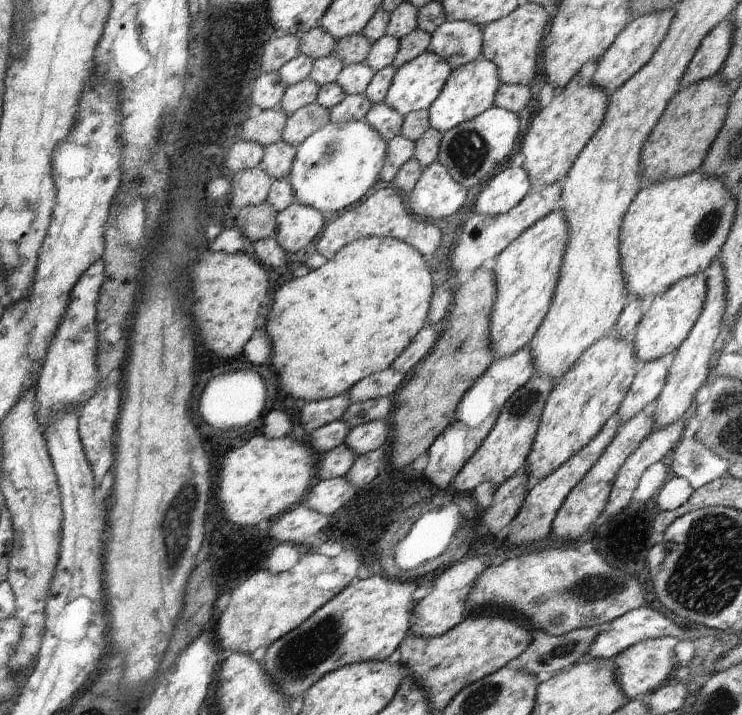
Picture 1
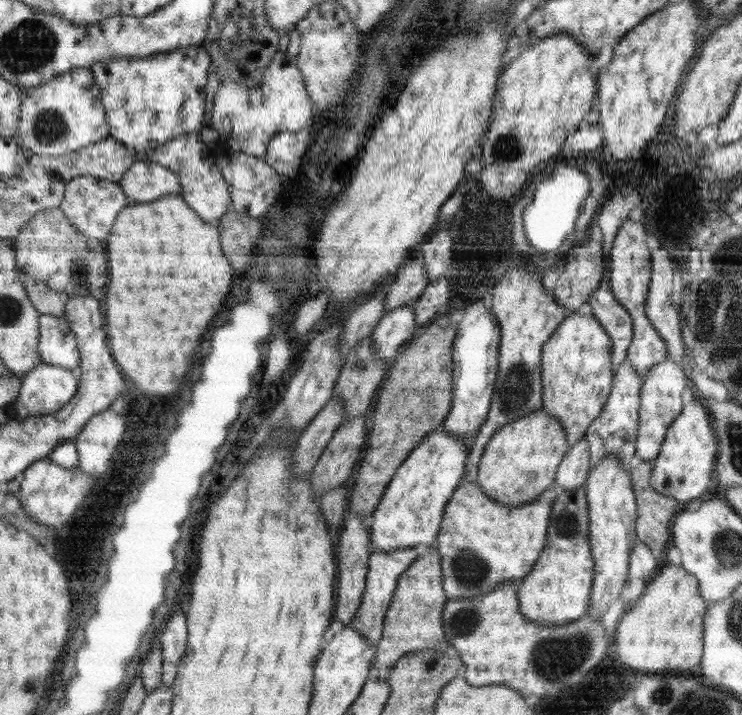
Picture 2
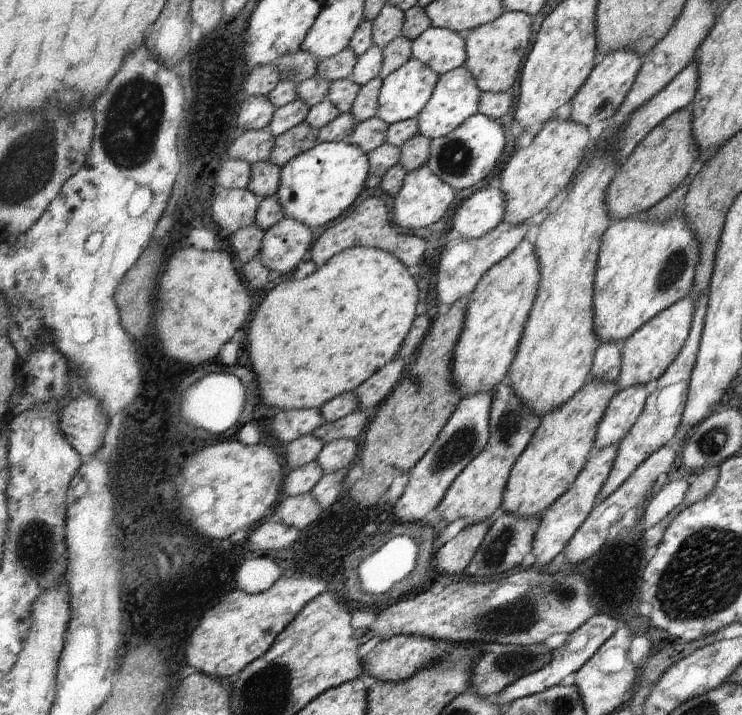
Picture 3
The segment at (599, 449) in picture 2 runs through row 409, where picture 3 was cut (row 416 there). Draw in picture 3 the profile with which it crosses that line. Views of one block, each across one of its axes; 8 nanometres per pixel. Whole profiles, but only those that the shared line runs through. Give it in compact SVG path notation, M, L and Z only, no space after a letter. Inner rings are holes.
M643 384L617 391L598 424L593 444L596 452L620 442L628 434L642 414L647 398L648 392Z

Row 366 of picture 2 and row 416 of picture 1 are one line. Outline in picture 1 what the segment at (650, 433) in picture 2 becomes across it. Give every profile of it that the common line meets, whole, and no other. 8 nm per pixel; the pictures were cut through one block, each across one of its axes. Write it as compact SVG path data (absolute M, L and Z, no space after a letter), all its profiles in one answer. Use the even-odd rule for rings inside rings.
M716 258L704 273L707 276L707 291L703 309L696 324L688 334L688 338L685 338L678 350L674 352L674 359L669 367L664 388L656 400L656 406L653 410L654 430L664 428L679 419L683 419L682 414L690 408L698 389L708 383L710 378L708 362L710 362L710 357L716 348L721 347L723 340L721 318L725 307L725 278L720 261Z

